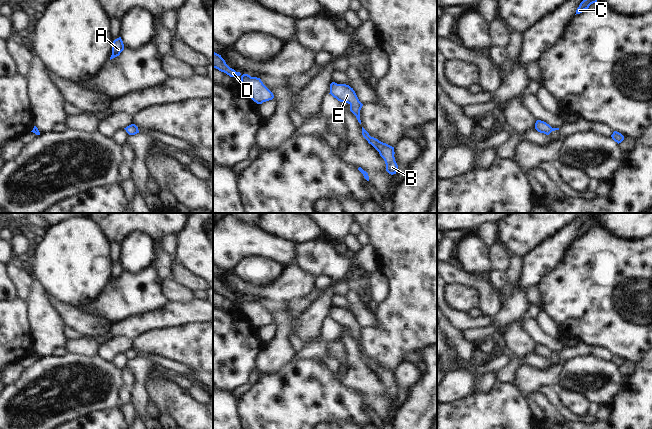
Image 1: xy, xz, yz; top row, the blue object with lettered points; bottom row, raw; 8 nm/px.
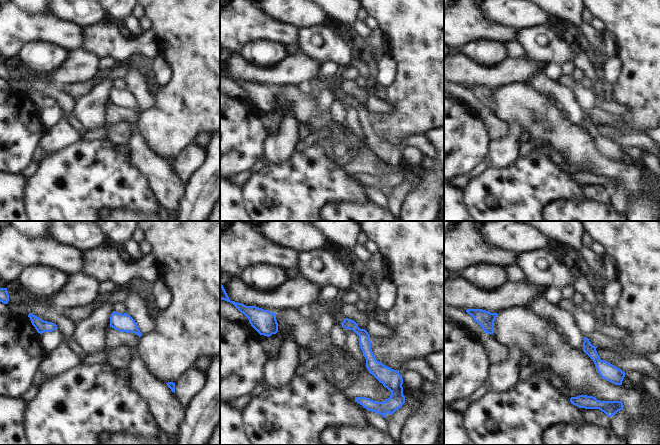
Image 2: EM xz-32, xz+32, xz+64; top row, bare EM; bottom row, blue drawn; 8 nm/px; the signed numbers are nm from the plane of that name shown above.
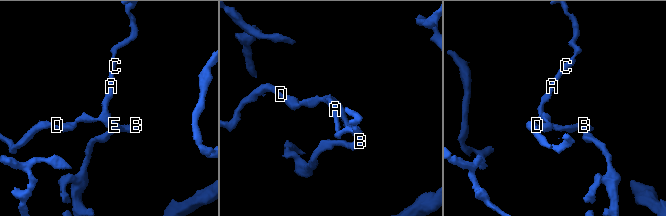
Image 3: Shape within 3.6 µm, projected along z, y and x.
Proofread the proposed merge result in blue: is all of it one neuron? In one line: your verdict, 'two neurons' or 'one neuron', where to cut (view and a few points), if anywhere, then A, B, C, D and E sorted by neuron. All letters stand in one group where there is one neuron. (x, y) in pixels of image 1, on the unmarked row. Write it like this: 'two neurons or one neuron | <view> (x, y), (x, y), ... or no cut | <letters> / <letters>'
one neuron | no cut | A B C D E

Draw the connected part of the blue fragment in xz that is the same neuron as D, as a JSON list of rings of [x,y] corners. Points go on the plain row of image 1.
[[[213,276],[213,292],[226,297],[230,301],[240,300],[241,310],[246,315],[248,320],[257,328],[272,324],[273,317],[263,308],[260,302],[251,301],[248,298],[241,298],[230,292],[221,279]]]

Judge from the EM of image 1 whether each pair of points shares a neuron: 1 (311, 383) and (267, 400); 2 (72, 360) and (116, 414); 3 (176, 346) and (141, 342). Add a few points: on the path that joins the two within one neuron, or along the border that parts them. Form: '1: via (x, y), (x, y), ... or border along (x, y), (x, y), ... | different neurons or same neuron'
1: via (300, 394), (278, 394) | same neuron
2: border along (119, 406), (108, 410), (97, 410), (90, 415) | different neurons
3: via (167, 343), (150, 342) | same neuron

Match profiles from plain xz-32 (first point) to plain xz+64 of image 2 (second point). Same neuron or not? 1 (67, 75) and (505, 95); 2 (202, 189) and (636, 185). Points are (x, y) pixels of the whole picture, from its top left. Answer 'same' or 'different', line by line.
1: different
2: different

